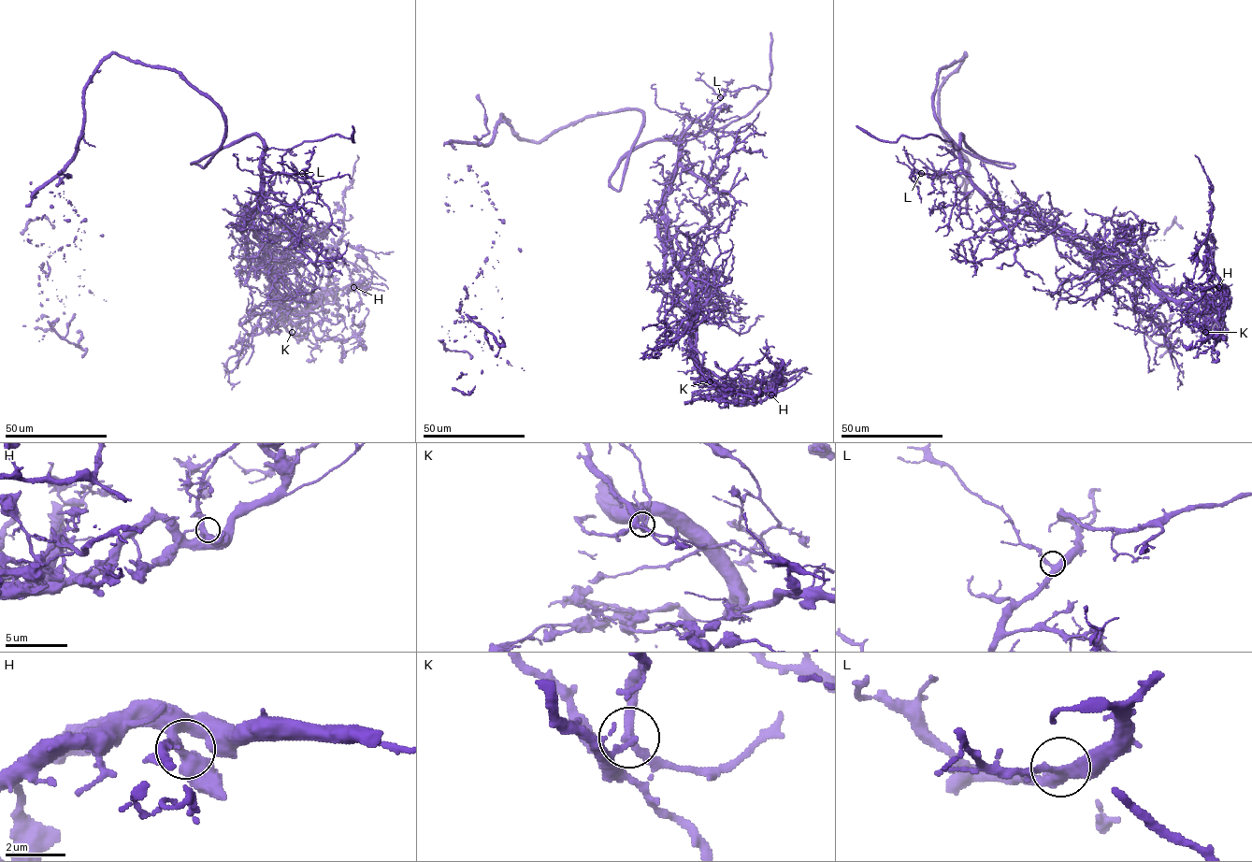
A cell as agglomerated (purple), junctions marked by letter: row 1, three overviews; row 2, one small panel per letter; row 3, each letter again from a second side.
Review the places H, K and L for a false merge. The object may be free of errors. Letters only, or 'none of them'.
K

